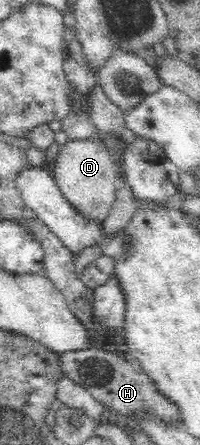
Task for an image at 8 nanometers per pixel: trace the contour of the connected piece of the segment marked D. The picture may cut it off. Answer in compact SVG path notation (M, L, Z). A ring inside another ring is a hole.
M99 139L87 141L71 141L60 147L60 153L52 165L51 176L64 197L66 203L84 221L101 223L108 217L110 210L115 203L115 182L121 178L120 169L111 153L102 145Z

